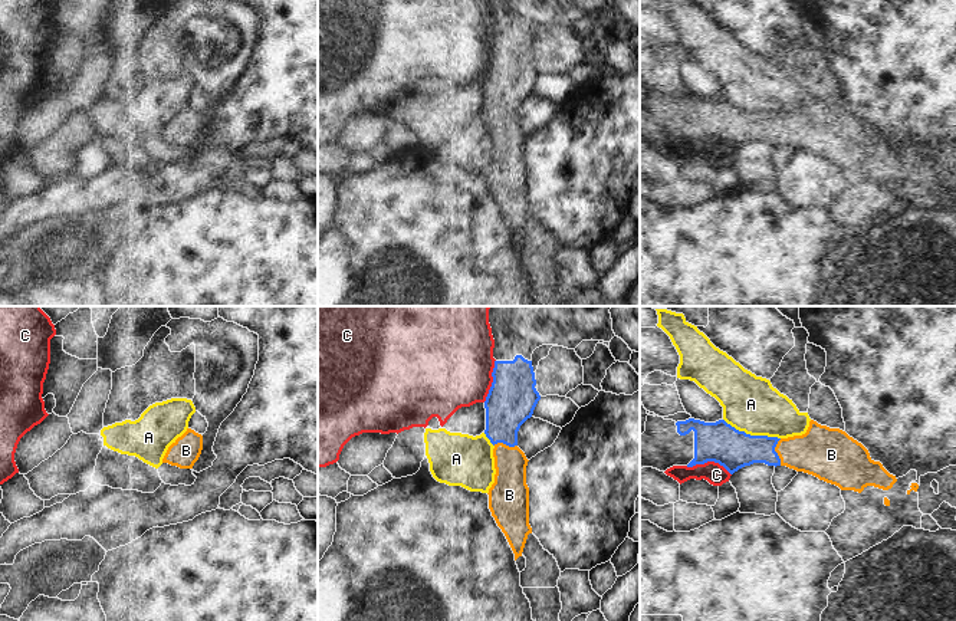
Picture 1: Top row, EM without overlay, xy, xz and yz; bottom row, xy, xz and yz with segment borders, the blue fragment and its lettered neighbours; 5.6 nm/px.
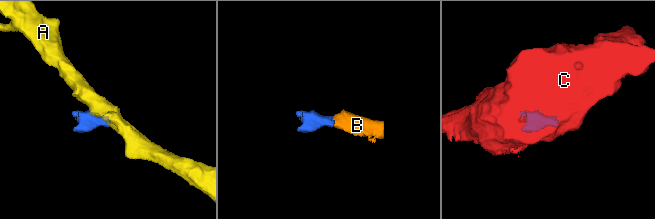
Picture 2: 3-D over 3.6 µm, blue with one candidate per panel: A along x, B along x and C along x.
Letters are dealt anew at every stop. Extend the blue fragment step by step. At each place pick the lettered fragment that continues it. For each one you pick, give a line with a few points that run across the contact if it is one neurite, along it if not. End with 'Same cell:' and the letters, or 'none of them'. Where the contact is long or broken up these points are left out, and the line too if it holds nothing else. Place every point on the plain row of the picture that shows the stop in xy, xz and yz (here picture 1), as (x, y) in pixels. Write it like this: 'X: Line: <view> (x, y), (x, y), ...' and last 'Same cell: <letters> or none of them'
B: Line: yz (732, 127), (765, 127), (775, 130), (820, 130)
Same cell: B.

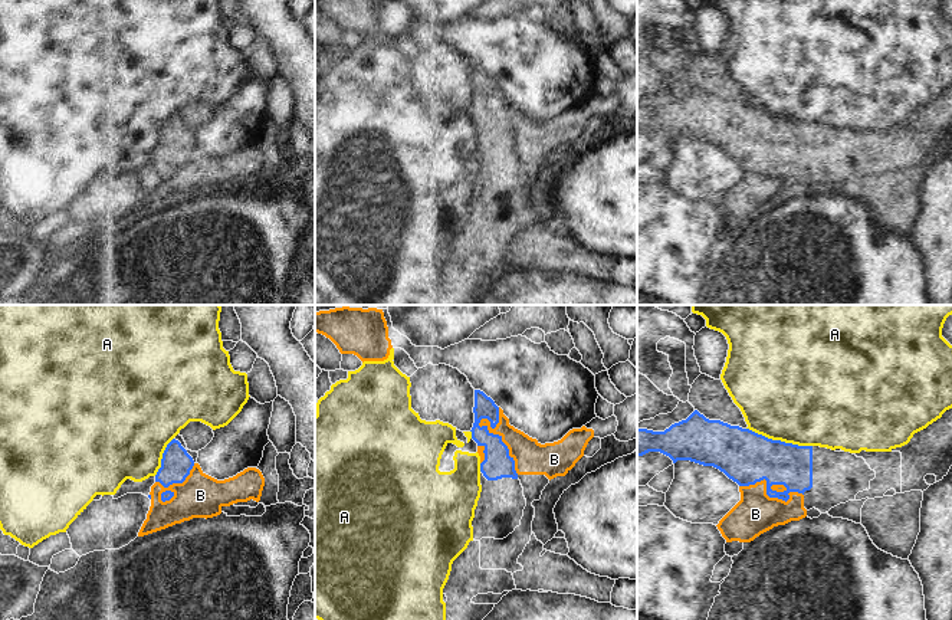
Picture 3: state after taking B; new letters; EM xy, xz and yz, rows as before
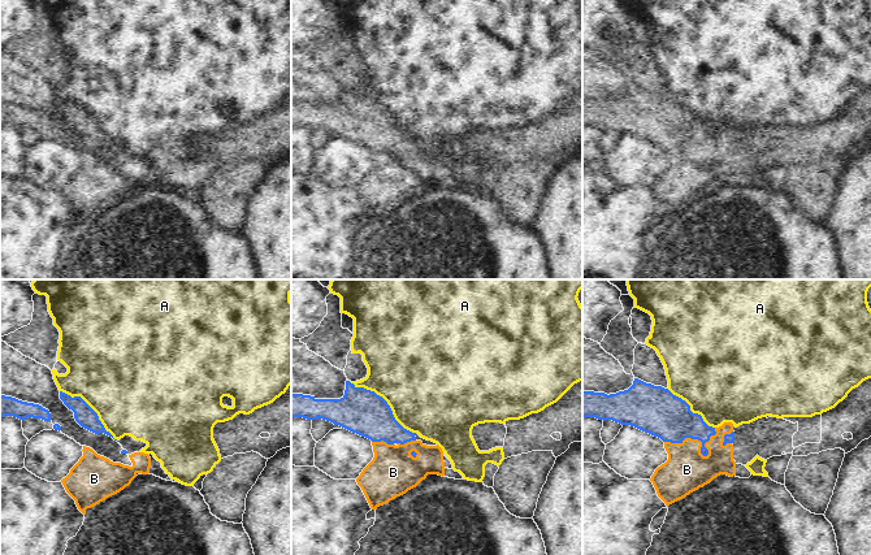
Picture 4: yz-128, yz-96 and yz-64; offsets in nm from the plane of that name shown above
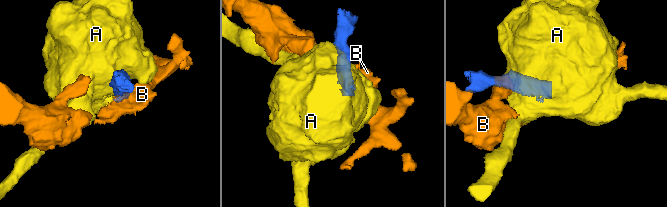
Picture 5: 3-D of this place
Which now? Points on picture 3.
Same cell: none of them.

